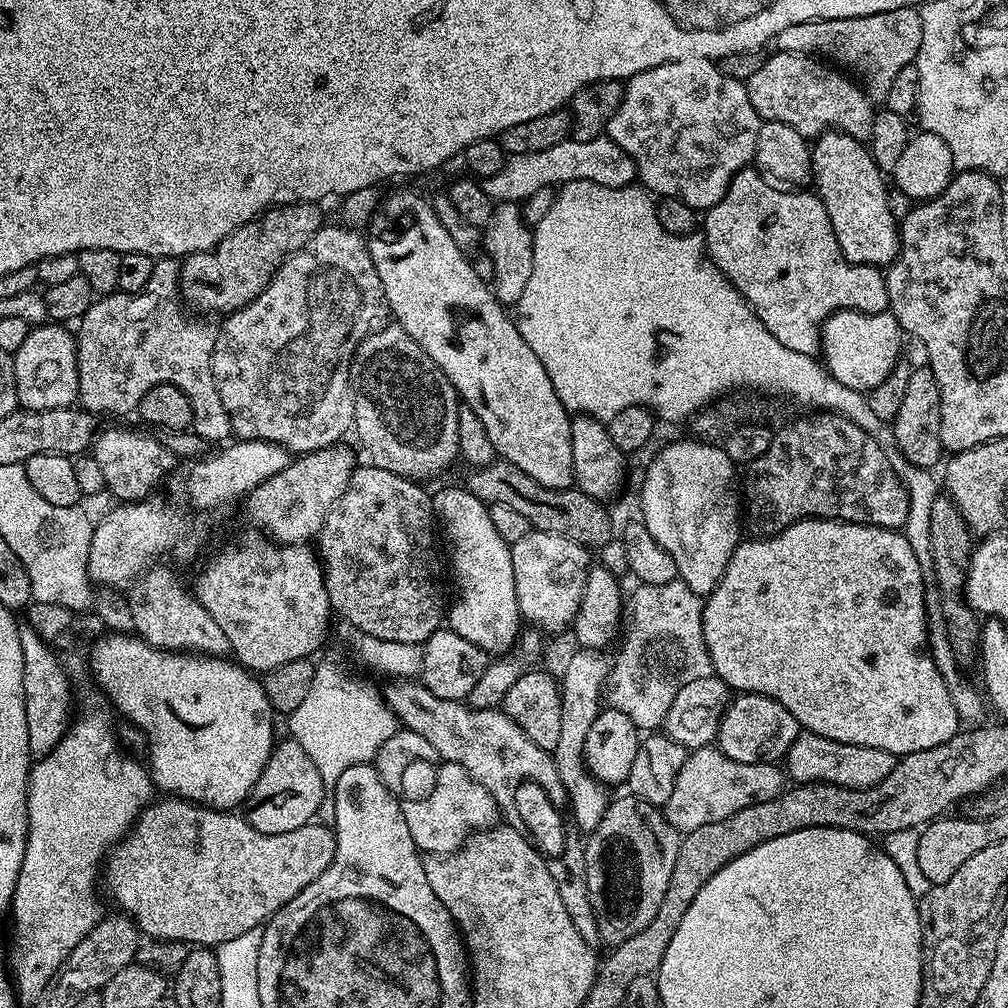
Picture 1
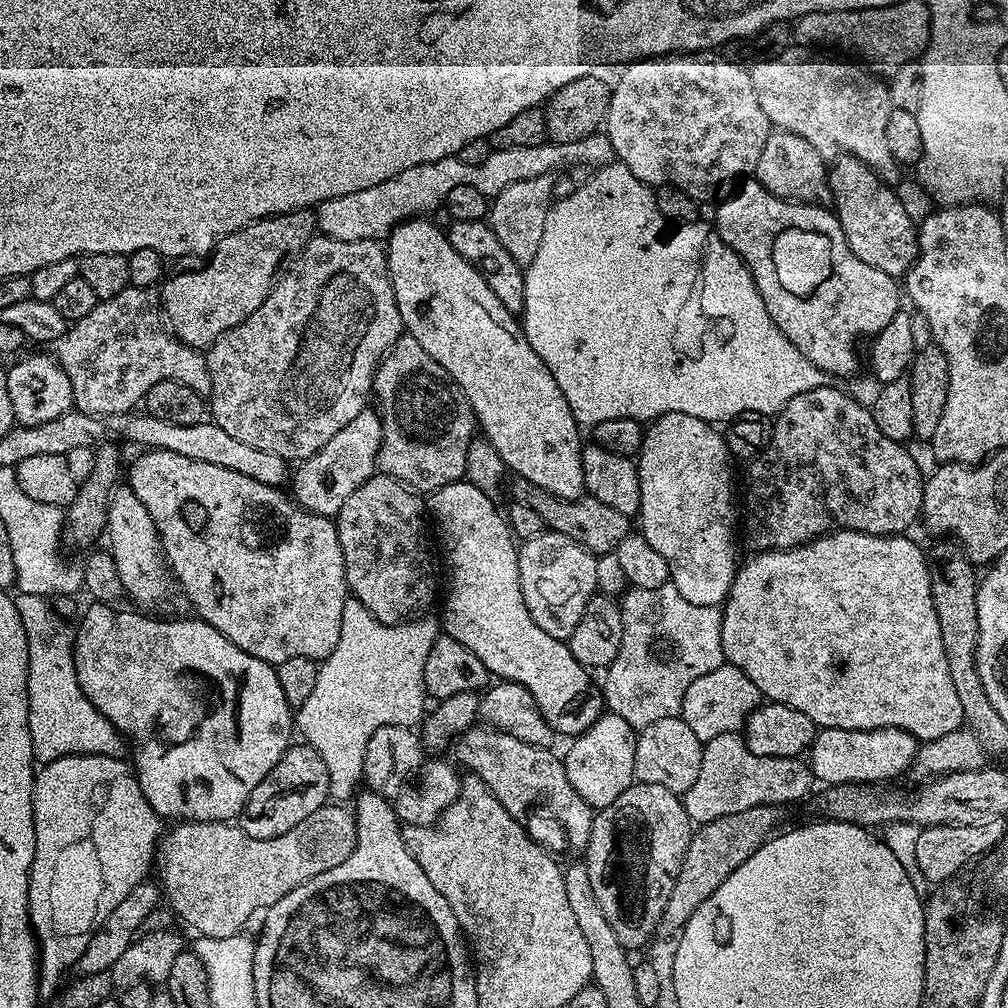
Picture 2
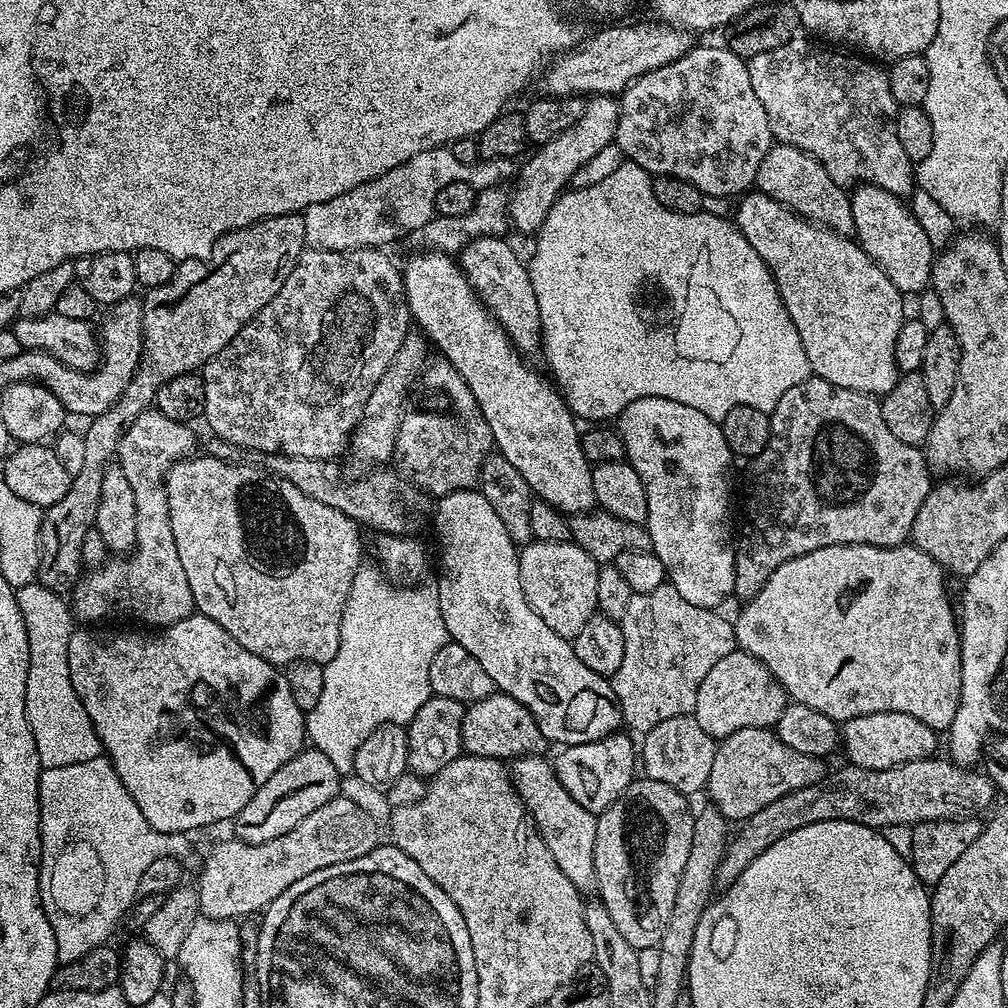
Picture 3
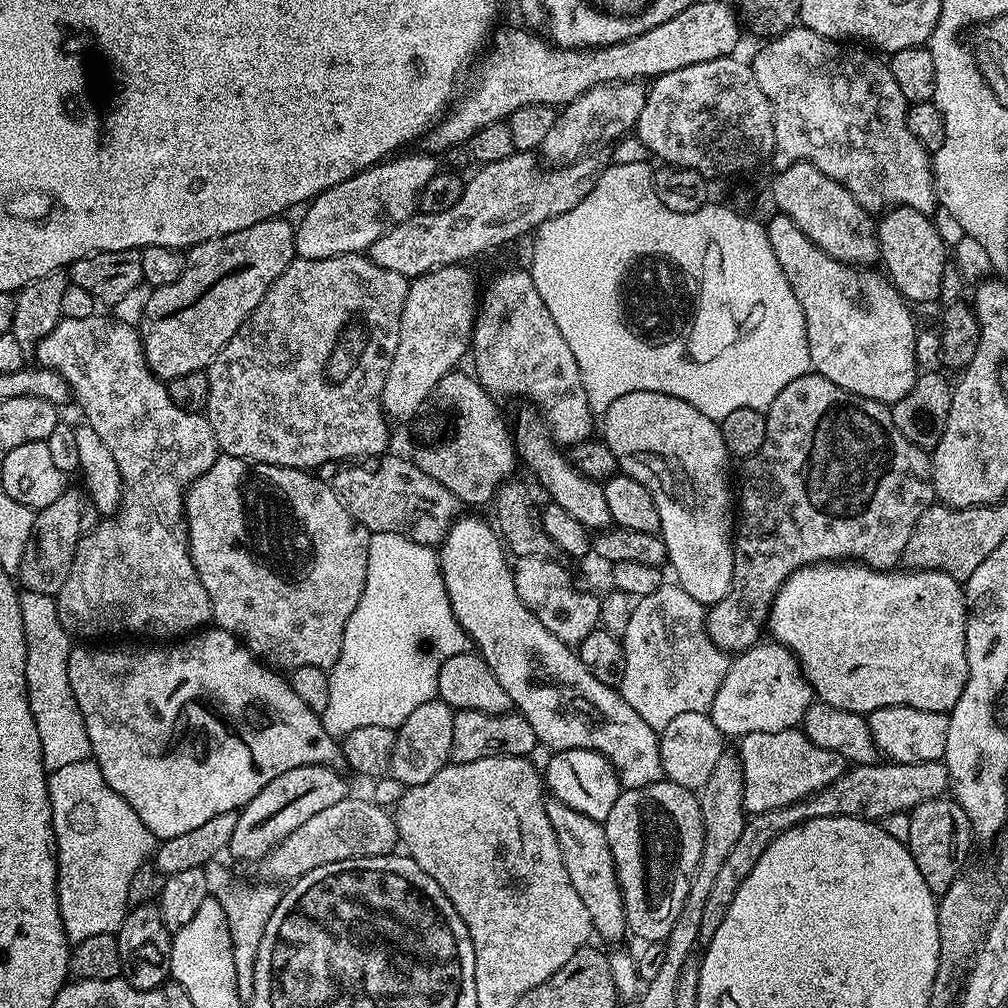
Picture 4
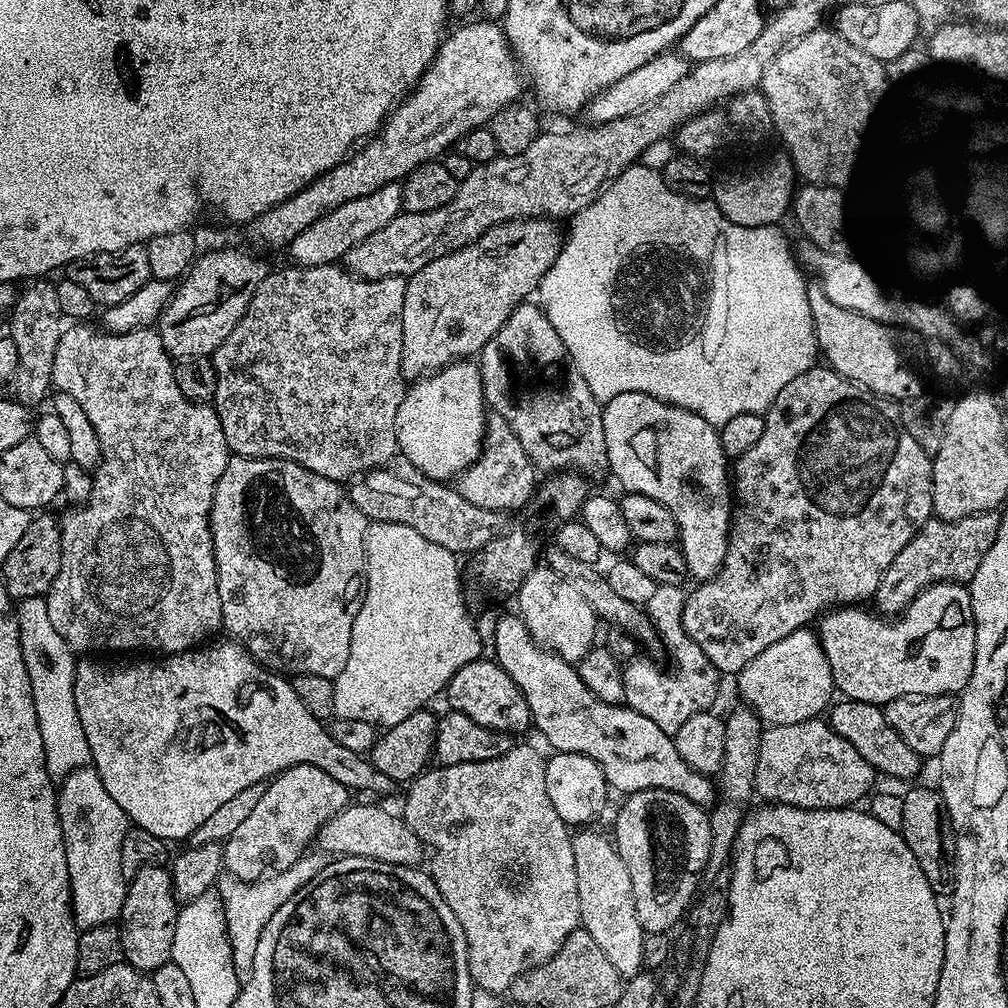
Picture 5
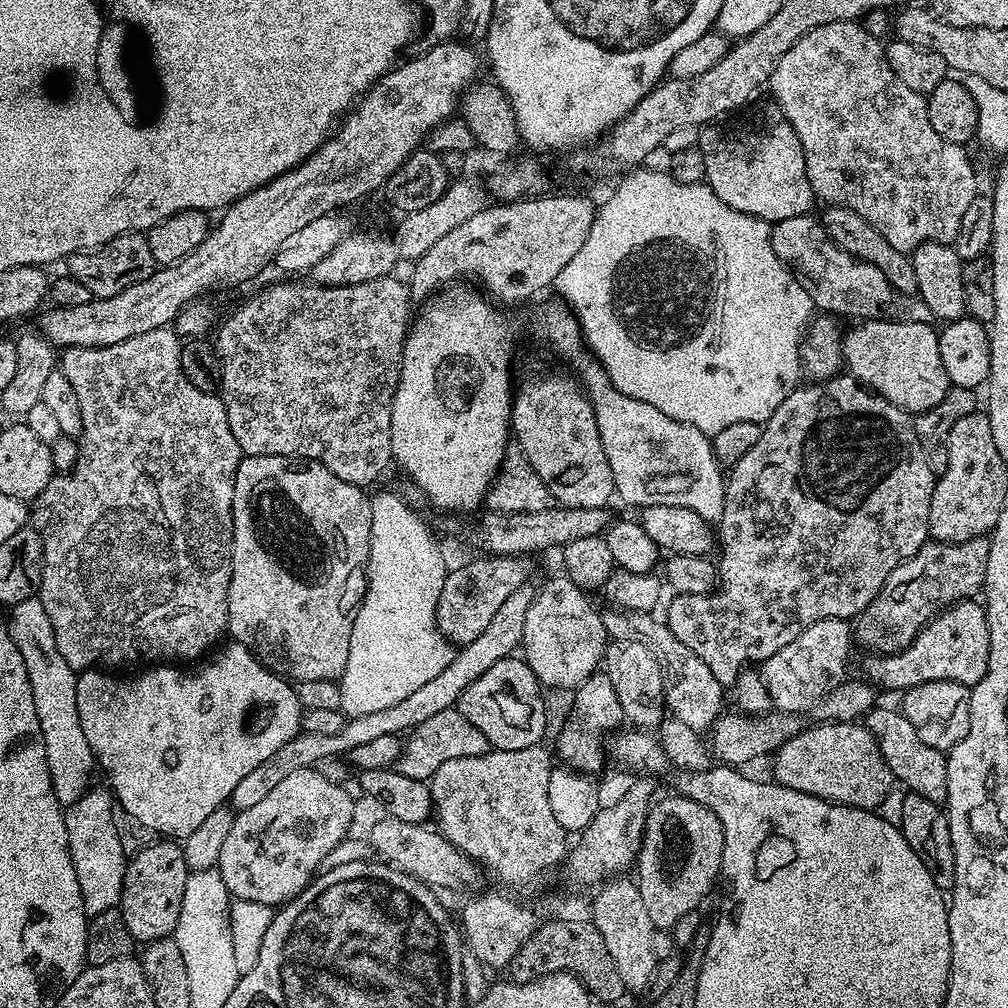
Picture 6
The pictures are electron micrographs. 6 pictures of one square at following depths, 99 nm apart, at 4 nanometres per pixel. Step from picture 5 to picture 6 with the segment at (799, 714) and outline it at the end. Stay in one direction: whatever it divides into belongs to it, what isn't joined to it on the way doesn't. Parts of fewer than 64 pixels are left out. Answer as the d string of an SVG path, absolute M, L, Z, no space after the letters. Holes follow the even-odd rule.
M829 618L814 622L794 642L763 661L764 685L772 699L773 709L797 714L804 714L807 708L815 709L824 697L844 683L851 648L854 648L854 637L849 621Z

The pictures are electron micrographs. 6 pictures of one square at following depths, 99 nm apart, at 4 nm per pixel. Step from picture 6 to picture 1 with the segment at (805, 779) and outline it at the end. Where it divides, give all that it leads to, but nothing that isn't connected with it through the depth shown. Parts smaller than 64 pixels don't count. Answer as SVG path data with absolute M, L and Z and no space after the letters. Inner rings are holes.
M719 746L694 748L689 751L682 770L678 770L674 788L662 811L670 826L687 834L698 830L698 826L706 826L706 822L722 822L722 818L730 818L730 814L746 810L746 806L754 806L754 802L770 802L770 798L778 798L785 787L786 772L779 763L734 762Z

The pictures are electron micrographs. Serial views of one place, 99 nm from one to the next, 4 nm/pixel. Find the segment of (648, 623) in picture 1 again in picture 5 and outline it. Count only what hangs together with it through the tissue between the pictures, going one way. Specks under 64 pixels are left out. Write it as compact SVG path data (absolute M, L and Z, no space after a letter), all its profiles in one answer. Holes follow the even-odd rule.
M657 585L650 602L644 609L651 618L657 637L668 650L673 662L672 670L659 668L650 658L635 657L623 669L624 698L627 707L638 710L661 727L662 732L674 736L682 723L698 712L709 711L720 688L721 673L706 658L702 648L685 632L682 626L682 610L686 592L682 586Z

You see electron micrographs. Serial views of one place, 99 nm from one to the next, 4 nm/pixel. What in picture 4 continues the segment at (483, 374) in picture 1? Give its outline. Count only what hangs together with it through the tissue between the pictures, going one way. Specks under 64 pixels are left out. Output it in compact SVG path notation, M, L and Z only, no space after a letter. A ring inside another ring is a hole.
M520 416L514 420L514 439L519 459L536 475L536 480L548 491L547 499L553 504L562 506L573 518L578 518L582 526L589 530L604 530L612 524L610 509L606 502L606 494L601 481L591 480L576 469L575 463L567 455L564 456L554 443L547 427L539 419L527 420Z

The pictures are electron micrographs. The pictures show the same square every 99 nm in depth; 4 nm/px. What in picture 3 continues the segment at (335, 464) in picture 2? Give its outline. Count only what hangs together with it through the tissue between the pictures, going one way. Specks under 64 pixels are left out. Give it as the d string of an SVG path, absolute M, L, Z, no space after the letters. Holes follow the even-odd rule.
M408 335L402 342L402 346L398 346L398 354L394 354L394 362L390 362L386 374L378 378L378 386L374 386L370 398L366 398L362 418L356 429L352 431L350 453L352 452L353 458L358 463L368 464L364 466L384 466L391 461L394 442L398 438L400 417L414 385L419 381L426 367L426 361L429 359L428 348L430 352L429 341L423 335Z

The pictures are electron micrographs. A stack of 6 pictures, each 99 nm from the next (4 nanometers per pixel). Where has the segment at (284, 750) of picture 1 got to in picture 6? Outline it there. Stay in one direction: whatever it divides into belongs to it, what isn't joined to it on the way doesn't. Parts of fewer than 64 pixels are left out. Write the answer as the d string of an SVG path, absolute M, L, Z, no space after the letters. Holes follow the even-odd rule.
M315 767L299 768L294 774L286 774L266 798L234 815L234 826L230 826L218 865L229 897L269 906L283 906L293 900L320 872L320 863L326 854L349 835L348 827L356 812L352 804L355 804L354 798L342 790L340 783L323 776Z

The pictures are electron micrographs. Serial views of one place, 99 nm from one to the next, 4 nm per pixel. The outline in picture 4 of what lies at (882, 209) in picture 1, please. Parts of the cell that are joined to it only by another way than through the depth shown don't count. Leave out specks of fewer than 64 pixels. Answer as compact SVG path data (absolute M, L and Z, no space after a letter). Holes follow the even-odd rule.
M893 206L879 217L876 225L883 271L905 301L913 305L928 304L939 297L944 267L950 260L939 230L932 225L932 218L929 213L913 208Z

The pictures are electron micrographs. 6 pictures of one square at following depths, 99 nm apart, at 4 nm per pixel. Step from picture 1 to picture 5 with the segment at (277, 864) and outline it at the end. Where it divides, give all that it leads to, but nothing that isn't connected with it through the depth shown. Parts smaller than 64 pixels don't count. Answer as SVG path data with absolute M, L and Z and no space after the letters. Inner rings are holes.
M349 803L338 814L331 816L320 828L315 843L333 858L341 856L361 856L378 862L390 862L394 866L415 868L422 860L422 845L414 830L399 815L375 808L372 804Z

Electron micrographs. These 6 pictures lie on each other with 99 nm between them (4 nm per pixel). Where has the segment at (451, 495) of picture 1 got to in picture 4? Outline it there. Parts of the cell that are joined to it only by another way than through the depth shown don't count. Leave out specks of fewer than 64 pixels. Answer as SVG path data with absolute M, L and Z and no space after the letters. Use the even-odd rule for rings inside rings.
M461 515L452 521L444 543L439 545L440 569L446 582L446 594L454 616L474 645L475 651L494 670L494 678L510 694L513 709L534 726L534 734L548 750L595 750L614 766L617 778L624 788L650 786L662 779L660 770L660 738L658 732L646 724L634 707L626 702L613 685L598 682L594 674L580 661L579 655L564 644L518 598L514 586L513 565L506 555L506 545L499 531L491 523L476 516Z

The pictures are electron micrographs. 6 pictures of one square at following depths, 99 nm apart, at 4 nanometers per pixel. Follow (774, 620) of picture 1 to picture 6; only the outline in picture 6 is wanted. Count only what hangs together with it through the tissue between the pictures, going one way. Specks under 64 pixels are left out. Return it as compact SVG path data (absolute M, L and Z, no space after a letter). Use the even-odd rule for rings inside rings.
M975 599L960 600L952 604L944 612L937 612L932 621L925 626L904 650L892 655L869 655L864 668L868 671L867 679L877 689L900 688L907 690L918 686L922 682L935 680L953 680L959 684L973 685L982 682L990 662L990 626L983 603L976 604Z

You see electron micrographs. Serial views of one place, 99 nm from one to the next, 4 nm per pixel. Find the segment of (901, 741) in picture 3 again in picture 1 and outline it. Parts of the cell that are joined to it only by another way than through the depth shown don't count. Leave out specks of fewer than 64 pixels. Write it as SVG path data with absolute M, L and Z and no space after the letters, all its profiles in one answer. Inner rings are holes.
M801 731L790 746L786 757L786 776L796 784L833 784L843 788L869 788L890 770L894 770L897 757L886 750L874 750L874 746L858 746L850 742L834 742L834 738L822 738L813 732Z

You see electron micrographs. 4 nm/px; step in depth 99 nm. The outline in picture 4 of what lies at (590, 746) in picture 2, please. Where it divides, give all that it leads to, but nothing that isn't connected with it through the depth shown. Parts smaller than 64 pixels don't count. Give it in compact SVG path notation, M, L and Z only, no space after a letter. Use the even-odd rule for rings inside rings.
M595 750L553 751L548 760L548 769L542 772L542 779L547 791L555 799L562 801L570 810L578 810L578 814L586 814L586 818L598 821L605 820L614 810L614 802L620 797L622 785L616 776L614 766L602 754Z

